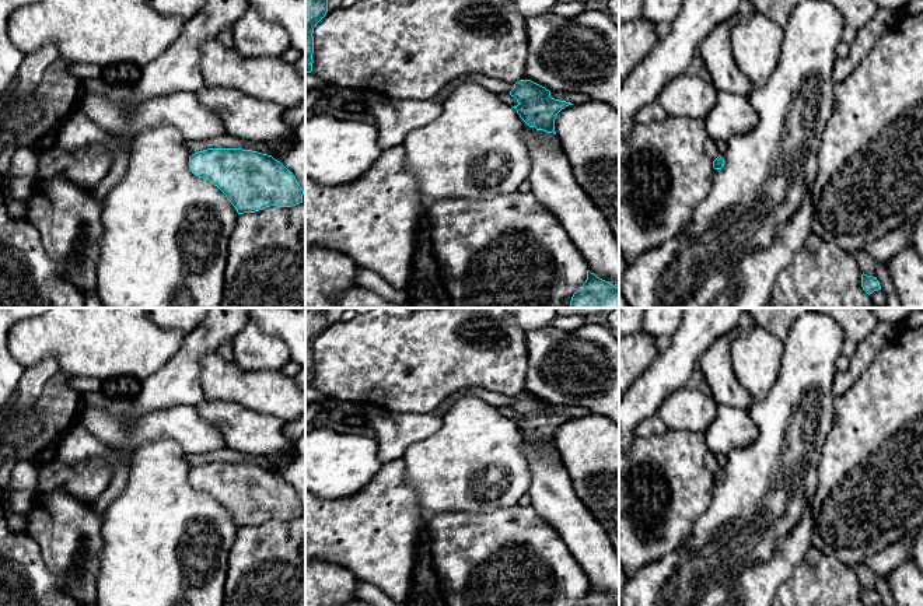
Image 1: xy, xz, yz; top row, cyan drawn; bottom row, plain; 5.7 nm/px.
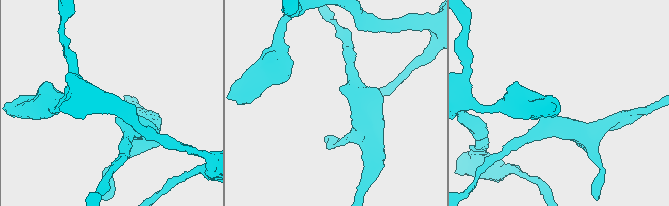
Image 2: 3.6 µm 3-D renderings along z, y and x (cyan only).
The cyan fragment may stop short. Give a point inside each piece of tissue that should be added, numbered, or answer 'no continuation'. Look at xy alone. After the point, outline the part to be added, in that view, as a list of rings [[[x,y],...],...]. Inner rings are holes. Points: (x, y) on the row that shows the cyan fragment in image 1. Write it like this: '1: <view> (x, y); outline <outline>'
no continuation

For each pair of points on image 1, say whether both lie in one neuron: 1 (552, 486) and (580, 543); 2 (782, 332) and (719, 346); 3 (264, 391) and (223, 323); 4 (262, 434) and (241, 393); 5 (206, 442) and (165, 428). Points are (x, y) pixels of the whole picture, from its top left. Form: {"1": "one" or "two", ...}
{"1": "one", "2": "two", "3": "two", "4": "two", "5": "one"}

